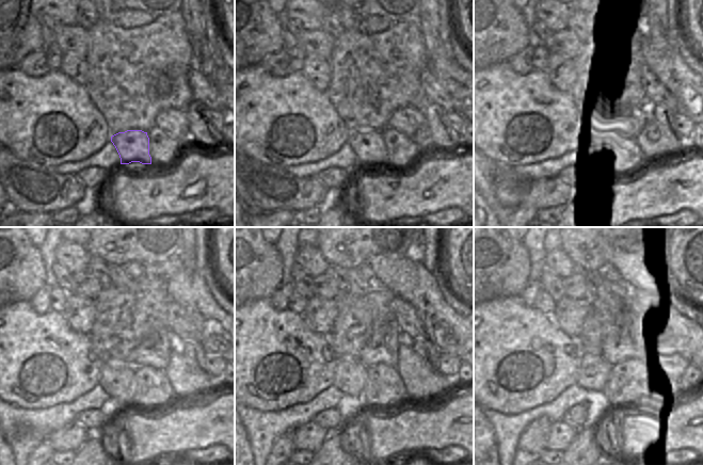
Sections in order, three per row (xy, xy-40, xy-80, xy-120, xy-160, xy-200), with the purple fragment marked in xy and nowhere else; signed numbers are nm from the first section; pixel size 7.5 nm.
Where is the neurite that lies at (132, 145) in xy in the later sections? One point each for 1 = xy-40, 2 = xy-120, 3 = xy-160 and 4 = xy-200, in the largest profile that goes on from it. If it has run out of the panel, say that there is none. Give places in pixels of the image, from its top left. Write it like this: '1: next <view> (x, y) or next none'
1: next xy-40 (368, 145)
2: next xy-120 (115, 377)
3: next xy-160 (350, 374)
4: next xy-200 (593, 371)

